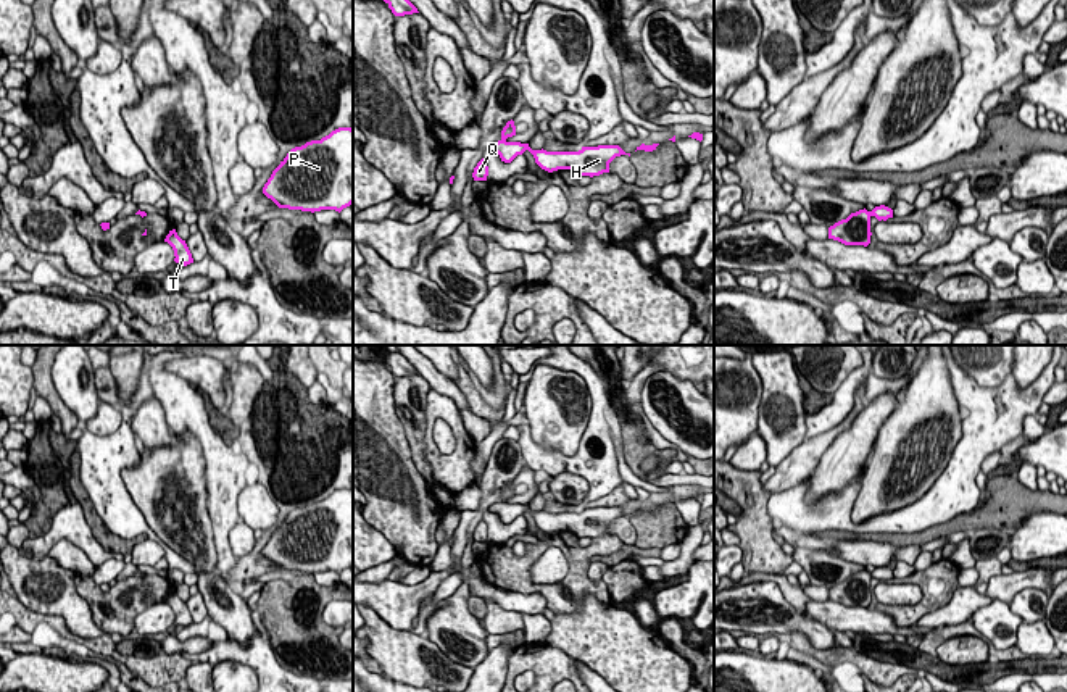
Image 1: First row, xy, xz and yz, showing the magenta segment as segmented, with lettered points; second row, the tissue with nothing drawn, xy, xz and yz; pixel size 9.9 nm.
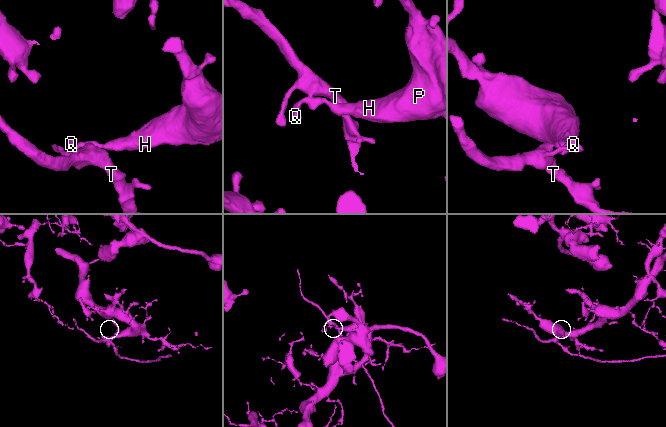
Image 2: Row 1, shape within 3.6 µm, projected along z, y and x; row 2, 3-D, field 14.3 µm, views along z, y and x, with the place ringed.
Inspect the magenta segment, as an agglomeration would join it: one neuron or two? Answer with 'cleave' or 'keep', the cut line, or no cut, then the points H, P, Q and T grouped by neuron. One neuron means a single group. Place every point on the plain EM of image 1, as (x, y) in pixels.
cleave; cut in xz along (502, 500), (505, 502); H P Q / T

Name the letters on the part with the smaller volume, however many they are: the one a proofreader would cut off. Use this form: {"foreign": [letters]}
{"foreign": ["T"]}

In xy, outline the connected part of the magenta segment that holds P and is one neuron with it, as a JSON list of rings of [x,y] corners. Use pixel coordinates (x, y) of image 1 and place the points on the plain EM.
[[[338,489],[321,502],[292,510],[272,532],[263,555],[279,569],[321,573],[343,569],[353,565],[353,490]]]

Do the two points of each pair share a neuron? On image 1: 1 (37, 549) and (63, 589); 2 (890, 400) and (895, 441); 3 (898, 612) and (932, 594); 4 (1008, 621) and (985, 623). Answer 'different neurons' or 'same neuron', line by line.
1: different neurons
2: different neurons
3: same neuron
4: same neuron

